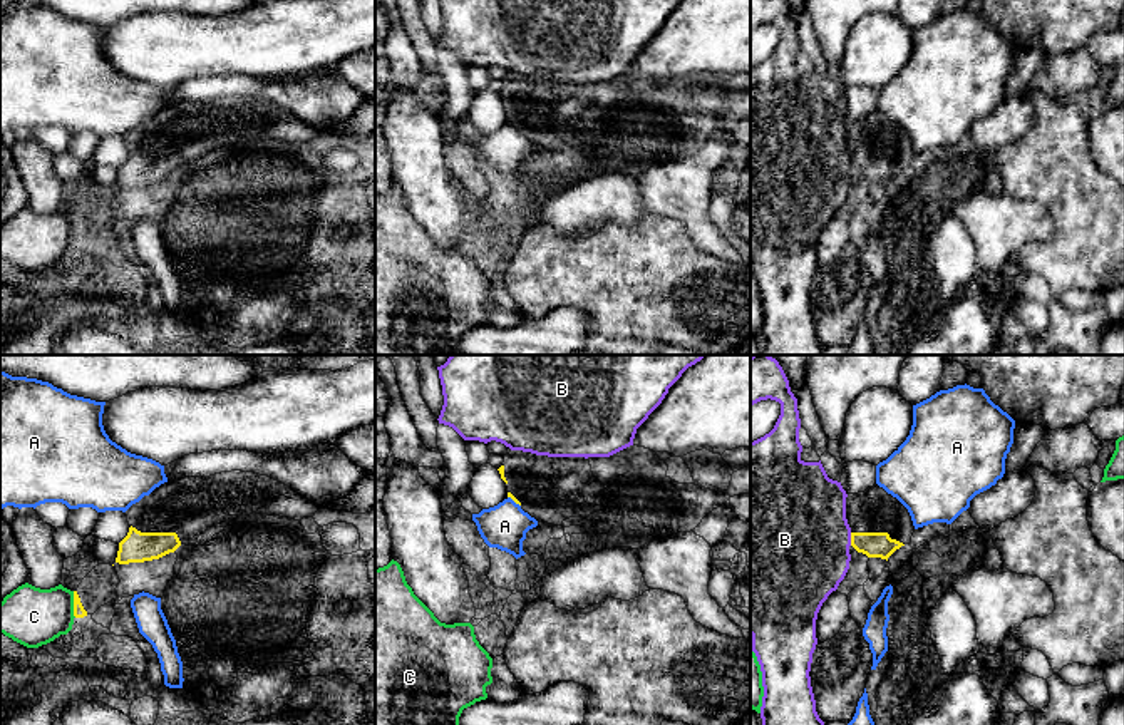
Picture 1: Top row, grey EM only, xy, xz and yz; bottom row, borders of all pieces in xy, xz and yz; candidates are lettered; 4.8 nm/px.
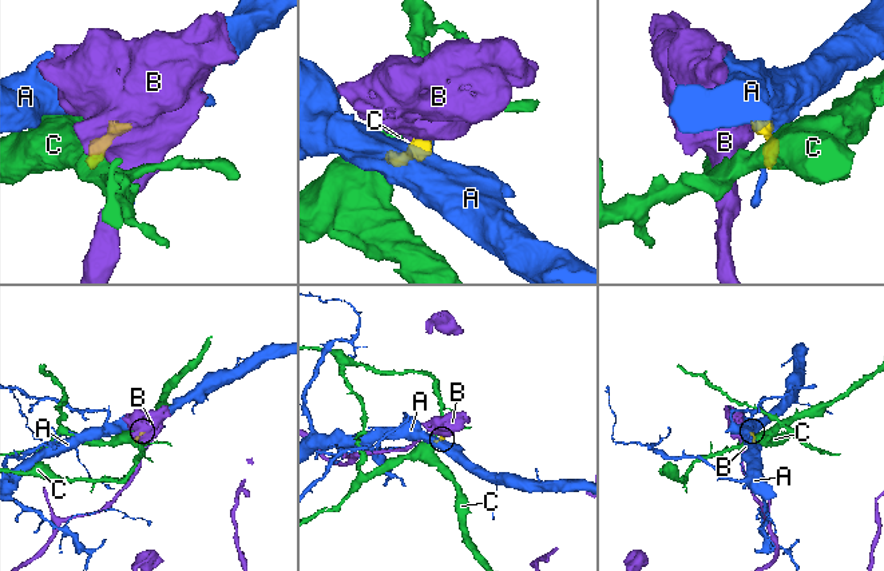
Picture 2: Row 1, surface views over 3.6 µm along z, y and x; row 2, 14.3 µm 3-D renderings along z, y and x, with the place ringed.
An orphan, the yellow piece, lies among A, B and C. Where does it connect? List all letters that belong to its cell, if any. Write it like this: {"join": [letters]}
{"join": []}

